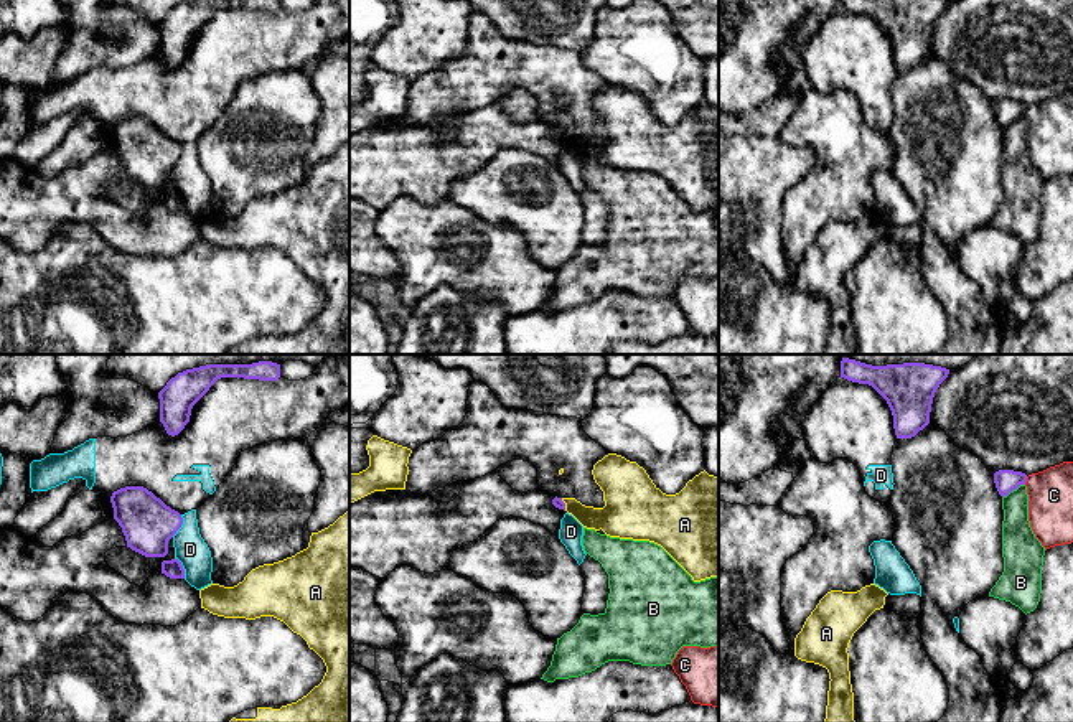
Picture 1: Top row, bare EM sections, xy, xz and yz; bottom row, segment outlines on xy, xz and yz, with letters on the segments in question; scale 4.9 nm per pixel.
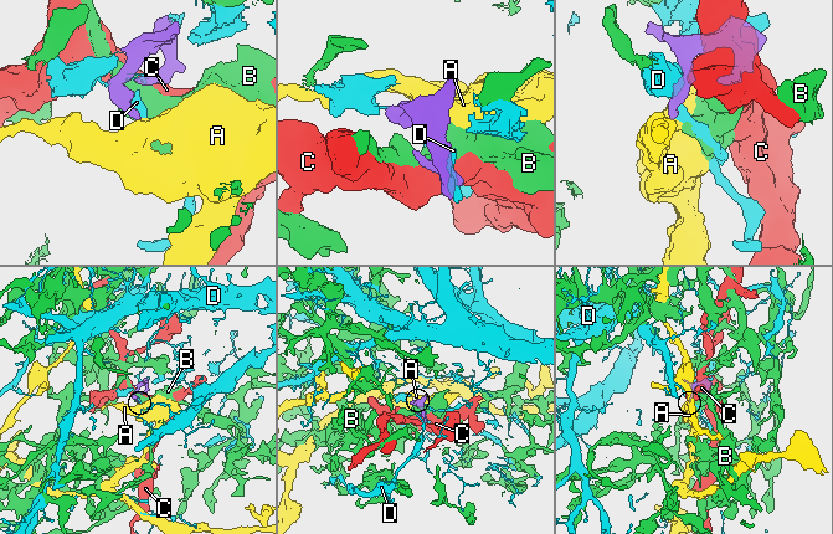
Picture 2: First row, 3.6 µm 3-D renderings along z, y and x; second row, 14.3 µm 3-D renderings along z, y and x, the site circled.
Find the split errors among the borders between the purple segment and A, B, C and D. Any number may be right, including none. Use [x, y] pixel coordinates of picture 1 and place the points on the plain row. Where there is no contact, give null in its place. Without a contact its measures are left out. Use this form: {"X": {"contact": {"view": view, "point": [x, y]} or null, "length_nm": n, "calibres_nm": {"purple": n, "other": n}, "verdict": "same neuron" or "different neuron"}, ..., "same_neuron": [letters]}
{"A": {"contact": {"view": "xz", "point": [564, 135]}, "length_nm": 70, "calibres_nm": {"purple": 50, "other": 160}, "verdict": "different neuron"}, "B": {"contact": {"view": "yz", "point": [1012, 121]}, "length_nm": 130, "calibres_nm": {"purple": 110, "other": 160}, "verdict": "different neuron"}, "C": {"contact": {"view": "yz", "point": [1026, 111]}, "length_nm": 40, "calibres_nm": {"purple": 110, "other": 220}, "verdict": "different neuron"}, "D": {"contact": {"view": "xy", "point": [180, 157]}, "length_nm": 120, "calibres_nm": {"purple": 260, "other": 160}, "verdict": "different neuron"}, "same_neuron": []}

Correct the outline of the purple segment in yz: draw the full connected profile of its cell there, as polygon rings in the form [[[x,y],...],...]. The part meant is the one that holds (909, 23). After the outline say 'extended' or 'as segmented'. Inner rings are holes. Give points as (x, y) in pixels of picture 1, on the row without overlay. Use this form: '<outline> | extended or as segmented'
[[[841,0],[841,8],[872,16],[888,35],[897,69],[911,69],[930,54],[936,20],[949,0]]] | as segmented

